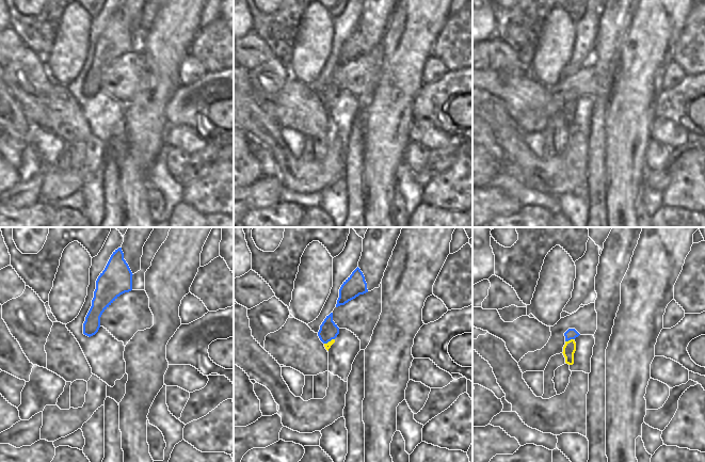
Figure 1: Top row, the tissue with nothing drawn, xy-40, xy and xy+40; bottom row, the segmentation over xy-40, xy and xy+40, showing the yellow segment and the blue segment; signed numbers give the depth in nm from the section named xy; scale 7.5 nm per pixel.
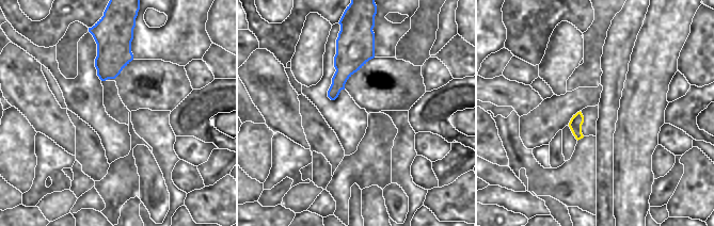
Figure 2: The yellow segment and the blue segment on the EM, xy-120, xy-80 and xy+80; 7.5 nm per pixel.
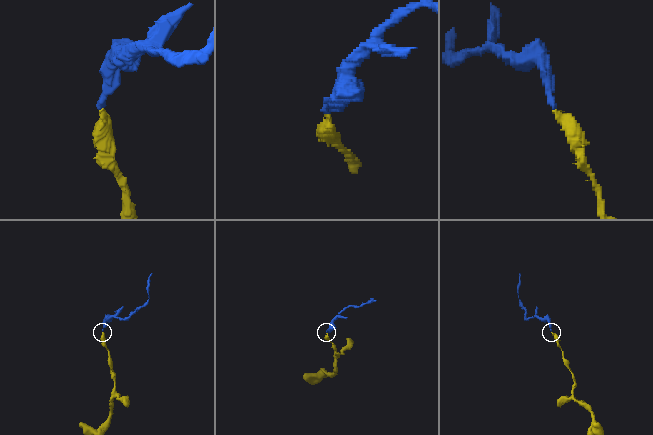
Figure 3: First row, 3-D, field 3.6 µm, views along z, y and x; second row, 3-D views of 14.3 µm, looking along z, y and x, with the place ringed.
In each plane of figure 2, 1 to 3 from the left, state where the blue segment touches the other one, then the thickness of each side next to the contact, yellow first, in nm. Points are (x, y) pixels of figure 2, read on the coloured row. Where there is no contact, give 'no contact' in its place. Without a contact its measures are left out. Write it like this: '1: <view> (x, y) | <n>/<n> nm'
1: no contact
2: no contact
3: no contact

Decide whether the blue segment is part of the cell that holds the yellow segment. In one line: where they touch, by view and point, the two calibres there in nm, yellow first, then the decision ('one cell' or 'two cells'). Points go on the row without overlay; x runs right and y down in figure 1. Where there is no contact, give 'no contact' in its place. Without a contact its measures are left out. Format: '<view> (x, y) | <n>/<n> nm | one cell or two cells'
xy+40 (569, 101) | 90/80 nm | one cell

